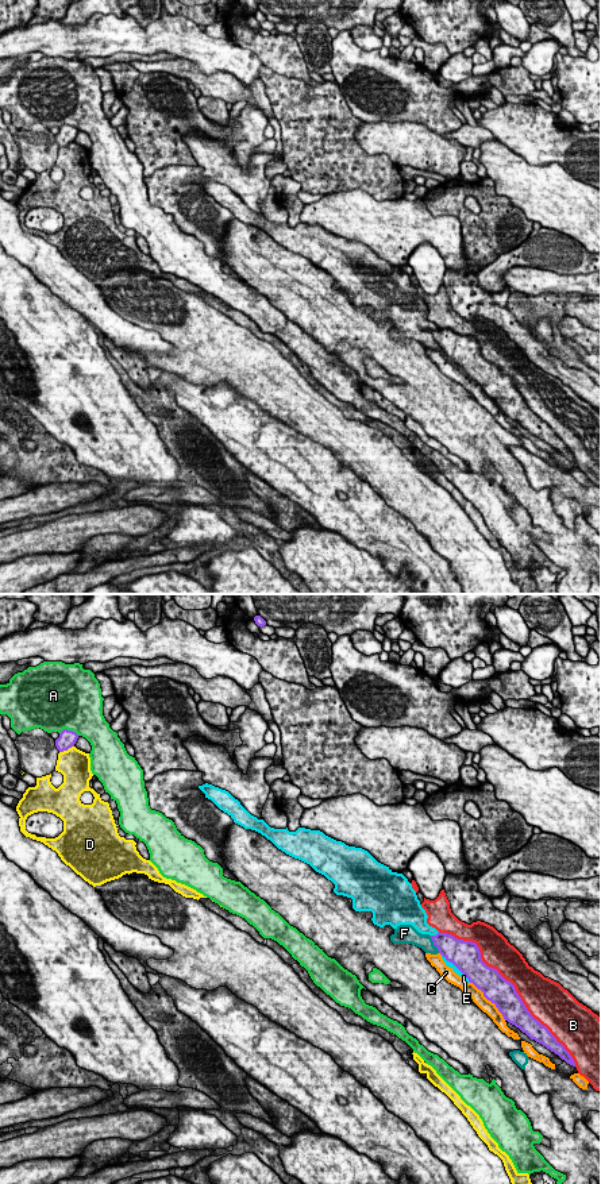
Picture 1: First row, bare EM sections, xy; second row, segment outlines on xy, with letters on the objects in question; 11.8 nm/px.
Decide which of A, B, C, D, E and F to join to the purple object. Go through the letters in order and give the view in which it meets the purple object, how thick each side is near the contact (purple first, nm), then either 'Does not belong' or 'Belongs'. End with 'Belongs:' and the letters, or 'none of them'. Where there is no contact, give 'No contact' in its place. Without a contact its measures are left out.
A: Touches purple in xy. Thickness 200 nm (purple) against 480 nm. Does not belong
B: Touches purple in xy. Thickness 320 nm (purple) against 380 nm. Does not belong
C: Touches purple in xy. Thickness 320 nm (purple) against 160 nm. Does not belong
D: Touches purple in xy. Thickness 200 nm (purple) against 380 nm. Does not belong
E: Touches purple in xy. Thickness 360 nm (purple) against 70 nm. Does not belong
F: Touches purple in xy. Thickness 280 nm (purple) against 190 nm. Does not belong
Belongs: none of them

